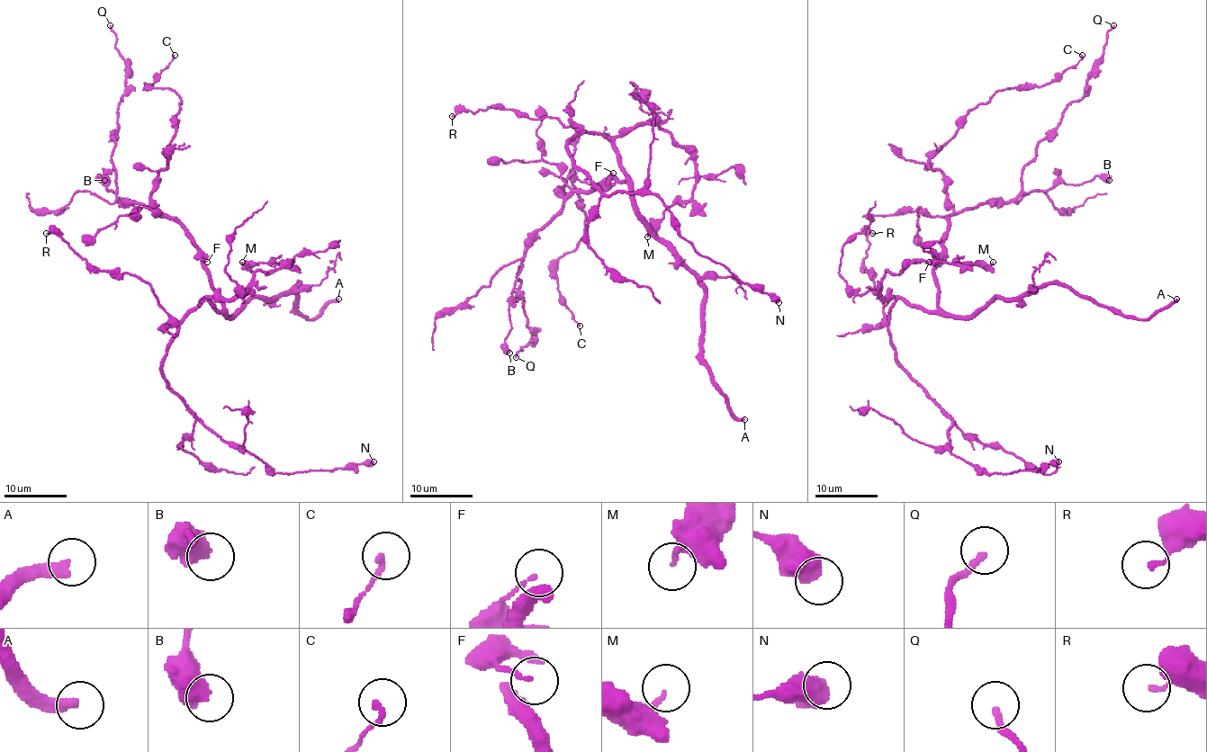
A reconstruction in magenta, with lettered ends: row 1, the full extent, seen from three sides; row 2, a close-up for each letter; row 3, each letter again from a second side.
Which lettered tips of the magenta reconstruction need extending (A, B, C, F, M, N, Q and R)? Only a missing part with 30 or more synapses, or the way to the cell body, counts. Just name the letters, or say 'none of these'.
A

